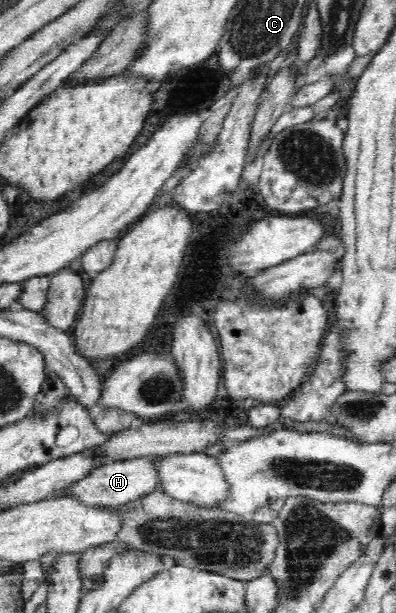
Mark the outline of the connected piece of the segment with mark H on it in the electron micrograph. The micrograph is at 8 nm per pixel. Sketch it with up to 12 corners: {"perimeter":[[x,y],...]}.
{"perimeter":[[155,456],[109,461],[65,491],[119,508],[156,492]]}

